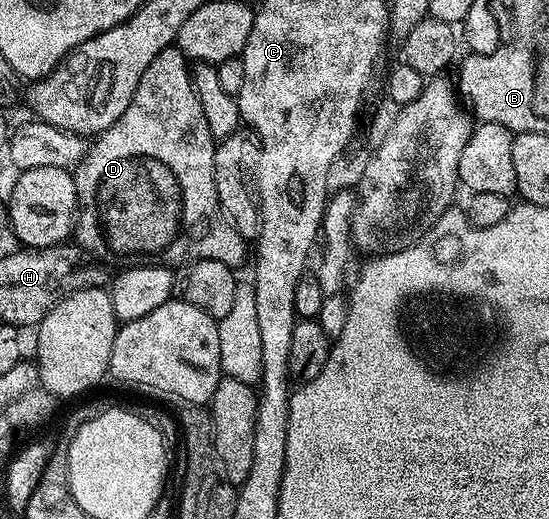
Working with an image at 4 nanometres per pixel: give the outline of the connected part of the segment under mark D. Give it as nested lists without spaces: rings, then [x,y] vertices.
[[[177,46],[160,50],[148,62],[148,70],[144,70],[136,94],[128,102],[128,110],[108,130],[89,141],[86,152],[73,169],[78,195],[73,235],[78,247],[103,265],[136,268],[140,264],[178,266],[191,260],[215,260],[238,270],[245,260],[247,263],[247,237],[241,236],[223,218],[218,207],[214,181],[216,141],[208,130],[204,110],[200,110],[200,98],[196,98],[196,90],[190,84],[190,69],[188,57]]]

